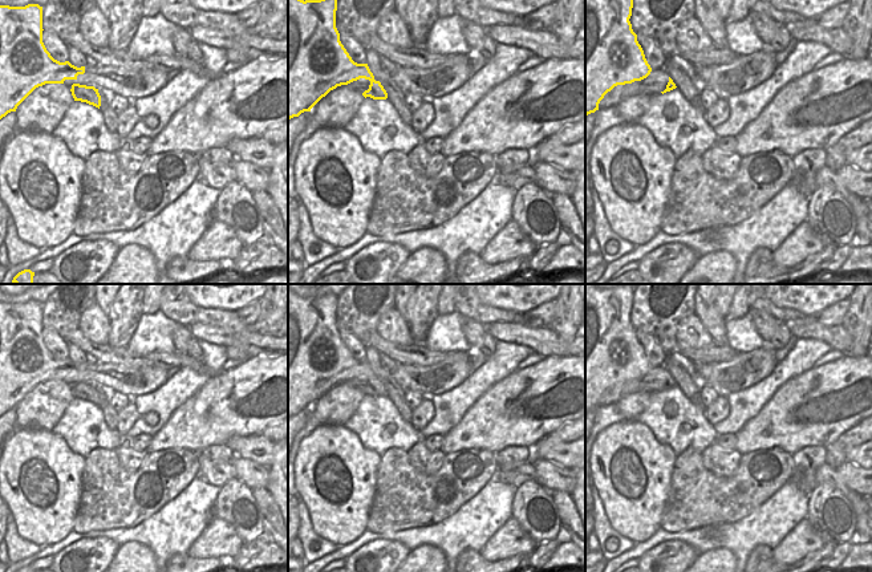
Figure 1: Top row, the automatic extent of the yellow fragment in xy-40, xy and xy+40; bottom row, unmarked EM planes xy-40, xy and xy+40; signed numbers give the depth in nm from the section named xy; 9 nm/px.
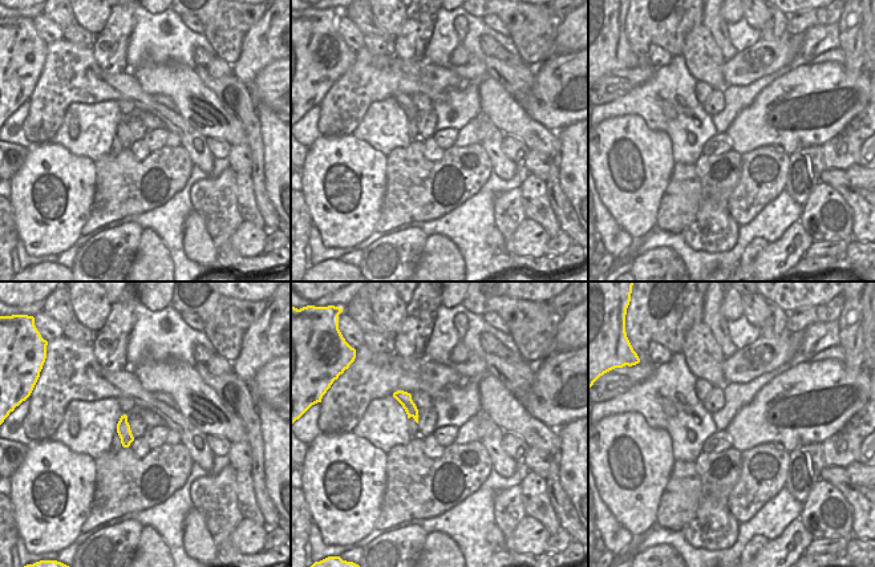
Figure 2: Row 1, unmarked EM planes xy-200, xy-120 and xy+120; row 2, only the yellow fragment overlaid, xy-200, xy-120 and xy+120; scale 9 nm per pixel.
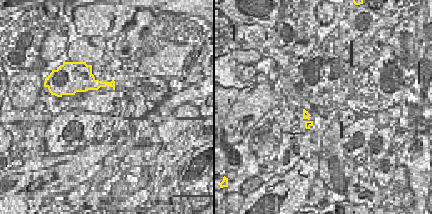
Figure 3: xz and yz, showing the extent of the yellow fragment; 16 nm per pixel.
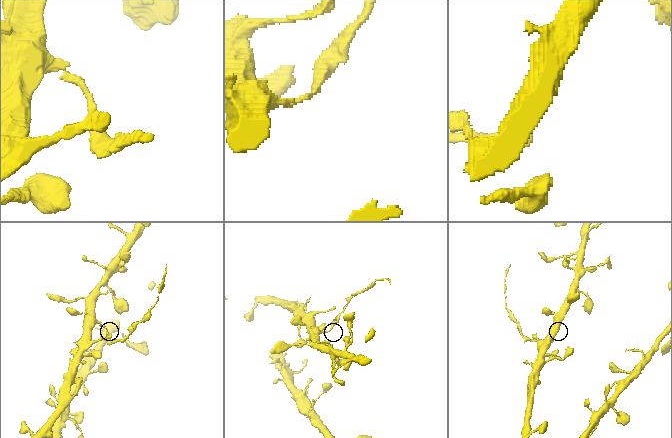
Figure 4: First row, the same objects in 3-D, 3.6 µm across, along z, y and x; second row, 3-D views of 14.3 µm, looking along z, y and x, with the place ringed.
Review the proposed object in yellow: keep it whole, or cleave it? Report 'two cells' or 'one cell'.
two cells

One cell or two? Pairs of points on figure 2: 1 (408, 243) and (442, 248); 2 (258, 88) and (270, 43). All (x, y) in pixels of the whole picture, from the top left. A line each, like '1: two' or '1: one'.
1: two
2: two

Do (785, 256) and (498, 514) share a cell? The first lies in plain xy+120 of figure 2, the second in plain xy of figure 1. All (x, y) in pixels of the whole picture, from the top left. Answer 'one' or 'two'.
two

